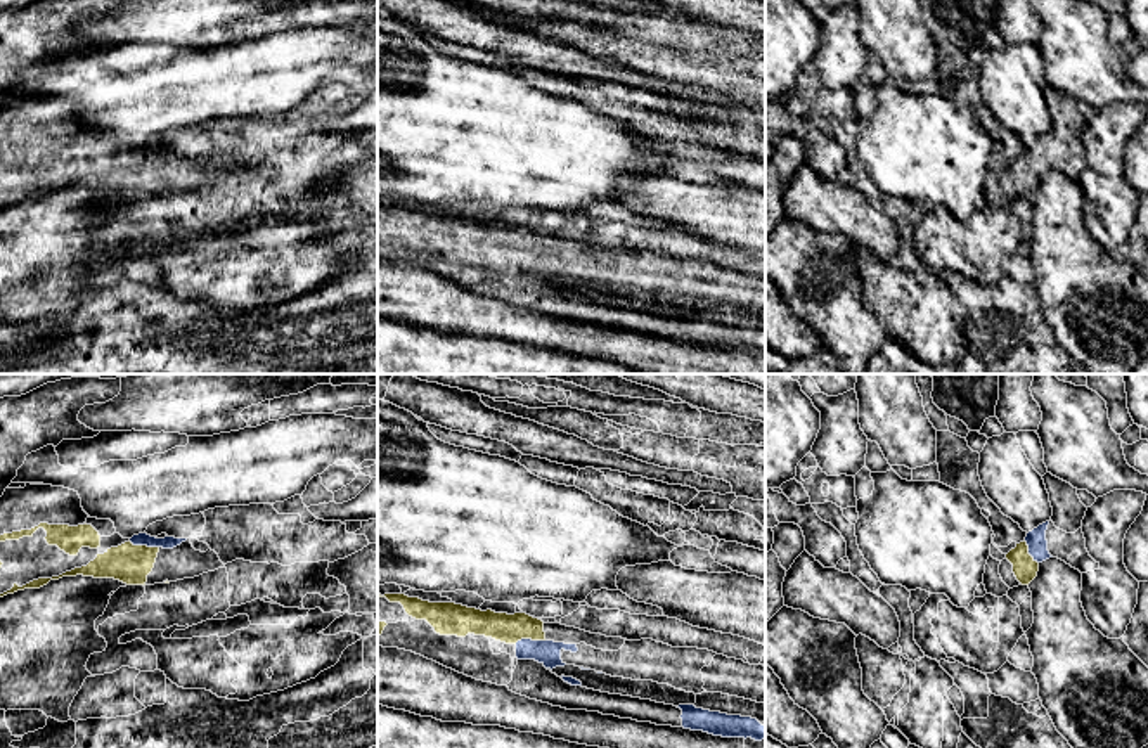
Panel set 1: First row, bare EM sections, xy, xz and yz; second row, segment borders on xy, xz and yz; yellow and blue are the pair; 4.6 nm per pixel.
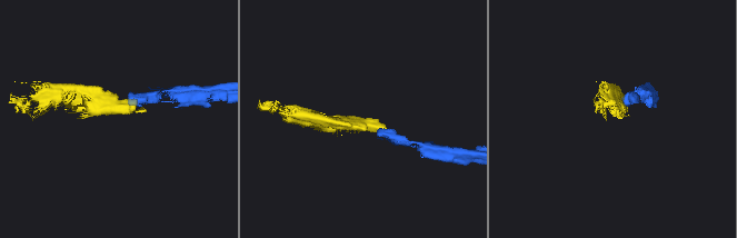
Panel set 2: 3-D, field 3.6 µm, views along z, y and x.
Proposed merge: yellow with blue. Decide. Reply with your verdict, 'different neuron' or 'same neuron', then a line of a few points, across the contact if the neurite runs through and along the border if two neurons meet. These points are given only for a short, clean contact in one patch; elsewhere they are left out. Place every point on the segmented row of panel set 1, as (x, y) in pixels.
same neuron; line xy (128, 563), (144, 546), (142, 539)

